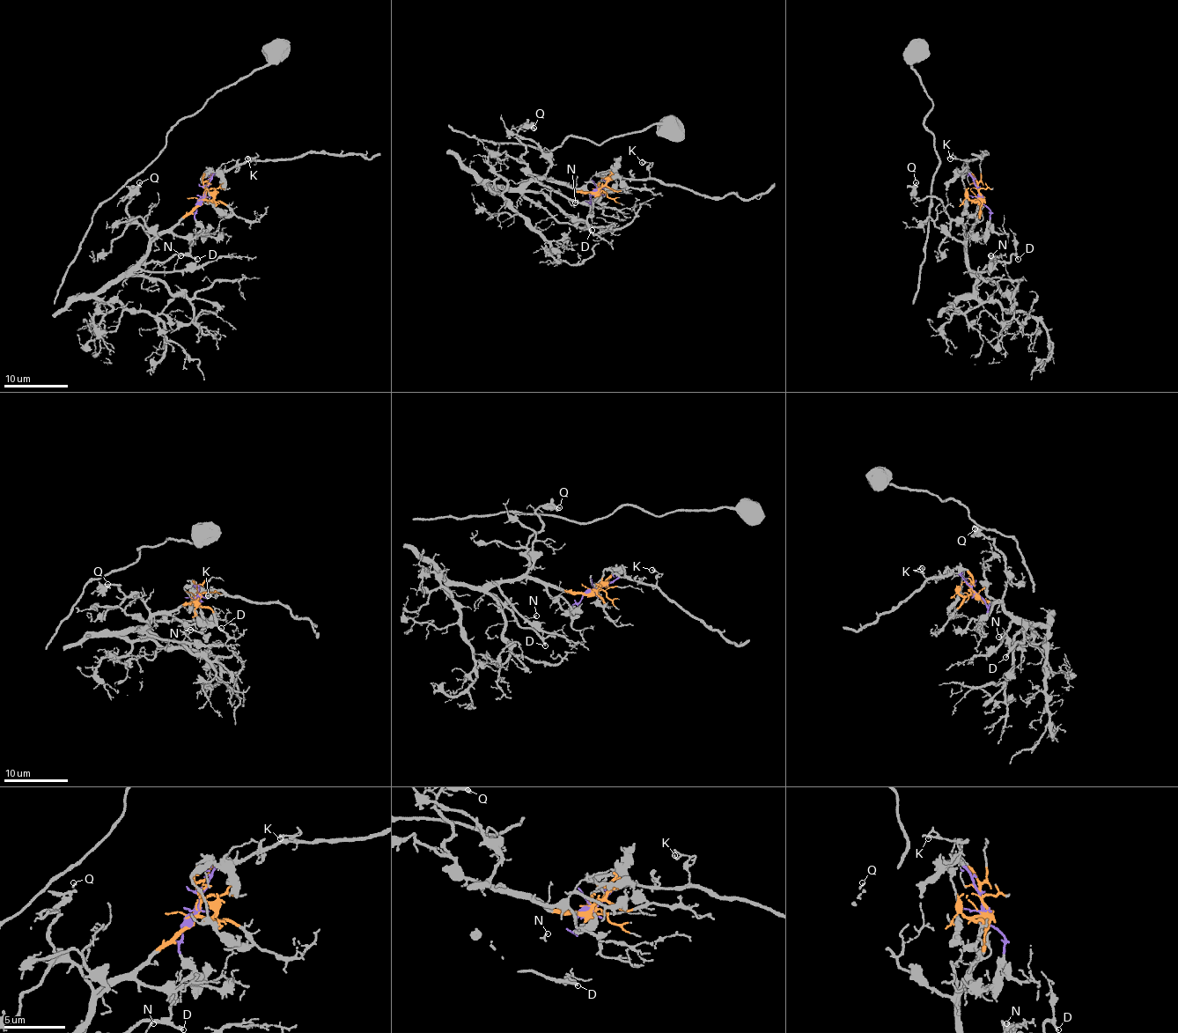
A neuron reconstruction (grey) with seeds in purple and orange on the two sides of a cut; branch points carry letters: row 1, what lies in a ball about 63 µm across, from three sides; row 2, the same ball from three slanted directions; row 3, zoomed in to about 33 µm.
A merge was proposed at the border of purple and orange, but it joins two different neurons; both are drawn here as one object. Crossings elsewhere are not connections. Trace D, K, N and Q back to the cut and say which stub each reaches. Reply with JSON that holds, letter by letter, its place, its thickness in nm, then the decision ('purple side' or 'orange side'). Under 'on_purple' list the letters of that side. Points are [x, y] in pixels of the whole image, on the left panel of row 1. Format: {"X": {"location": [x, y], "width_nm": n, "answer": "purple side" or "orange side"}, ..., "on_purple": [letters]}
{"D": {"location": [197, 259], "width_nm": 170, "answer": "orange side"}, "K": {"location": [247, 158], "width_nm": 90, "answer": "purple side"}, "N": {"location": [180, 255], "width_nm": 120, "answer": "orange side"}, "Q": {"location": [139, 182], "width_nm": 240, "answer": "orange side"}, "on_purple": ["K"]}

